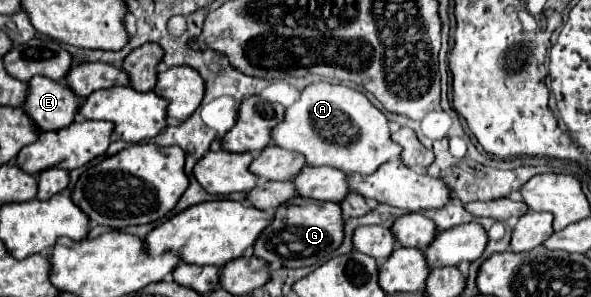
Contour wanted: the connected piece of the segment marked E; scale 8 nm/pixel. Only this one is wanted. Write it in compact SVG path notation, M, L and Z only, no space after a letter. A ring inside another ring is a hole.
M45 76L29 80L27 100L23 112L35 122L39 130L57 130L73 122L79 102L63 82L53 82Z

